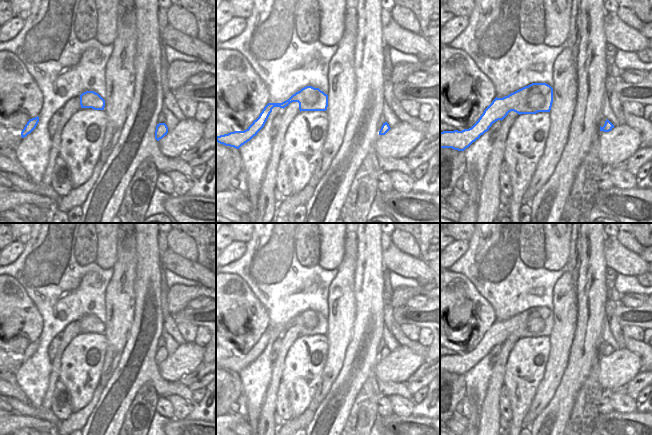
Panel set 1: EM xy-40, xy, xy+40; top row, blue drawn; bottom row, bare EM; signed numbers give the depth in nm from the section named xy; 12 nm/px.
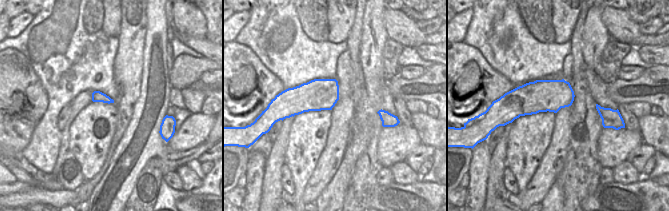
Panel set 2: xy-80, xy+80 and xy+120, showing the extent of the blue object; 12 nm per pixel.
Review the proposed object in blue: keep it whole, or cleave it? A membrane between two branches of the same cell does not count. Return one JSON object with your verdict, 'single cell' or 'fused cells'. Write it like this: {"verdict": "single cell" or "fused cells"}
{"verdict": "single cell"}

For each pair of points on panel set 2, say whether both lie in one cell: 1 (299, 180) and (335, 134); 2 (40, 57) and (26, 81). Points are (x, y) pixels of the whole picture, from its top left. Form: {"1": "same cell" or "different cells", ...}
{"1": "different cells", "2": "different cells"}

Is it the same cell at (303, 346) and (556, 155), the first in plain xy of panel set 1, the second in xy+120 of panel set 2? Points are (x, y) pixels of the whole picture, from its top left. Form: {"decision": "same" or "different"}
{"decision": "different"}

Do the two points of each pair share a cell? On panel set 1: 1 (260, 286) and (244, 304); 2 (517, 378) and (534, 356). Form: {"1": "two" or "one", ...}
{"1": "two", "2": "one"}

